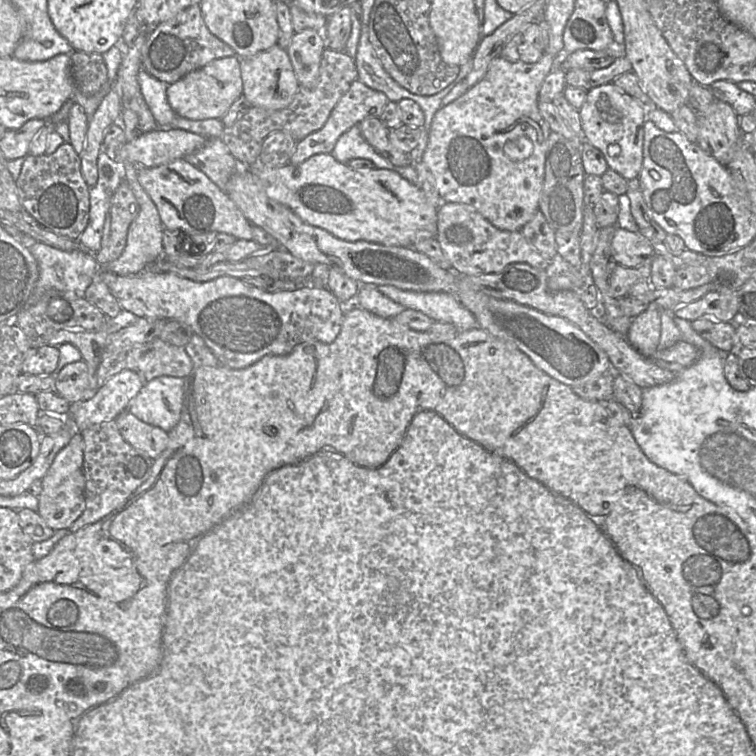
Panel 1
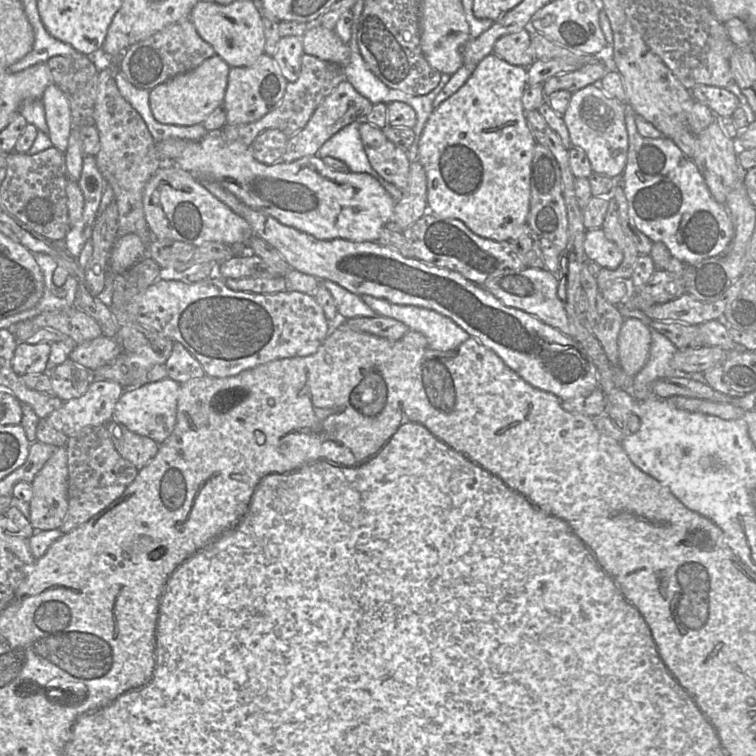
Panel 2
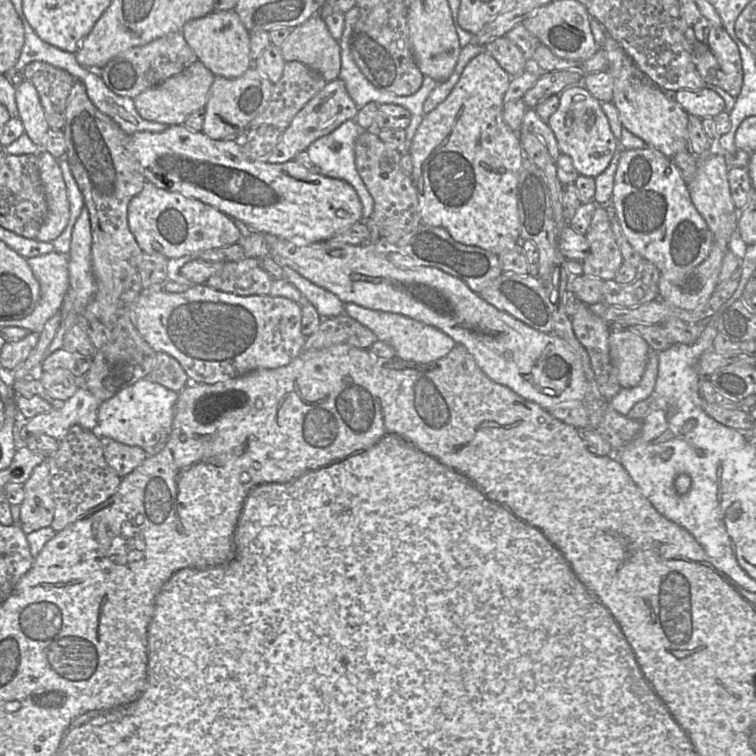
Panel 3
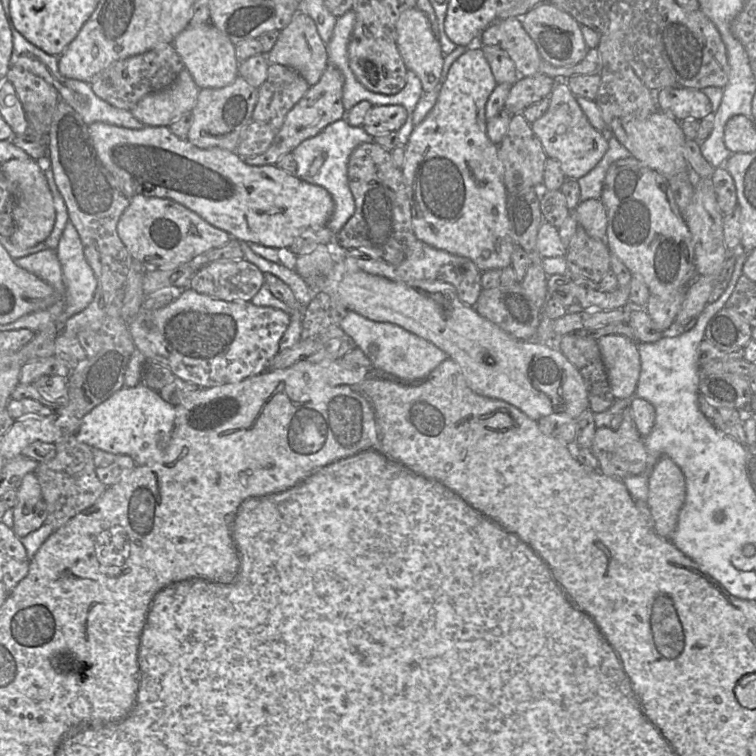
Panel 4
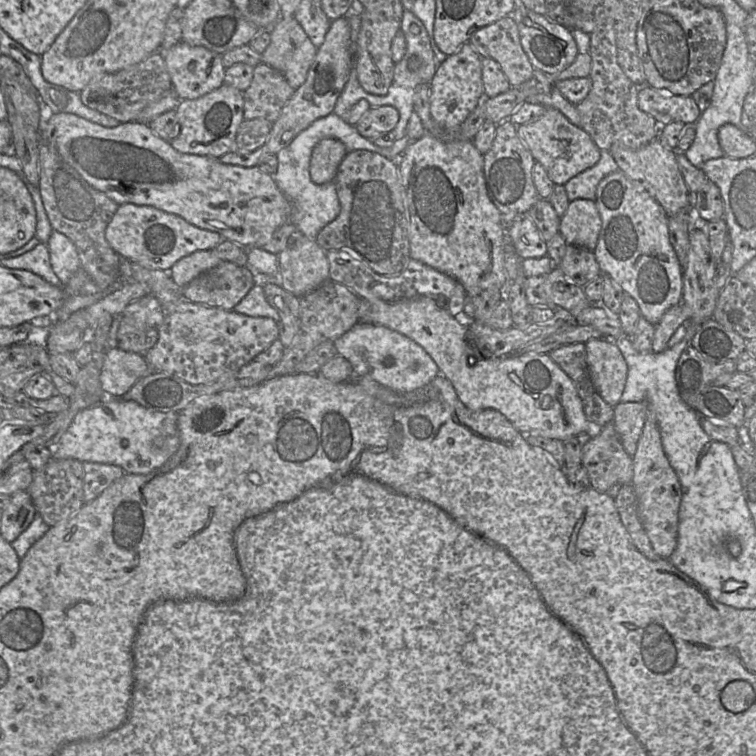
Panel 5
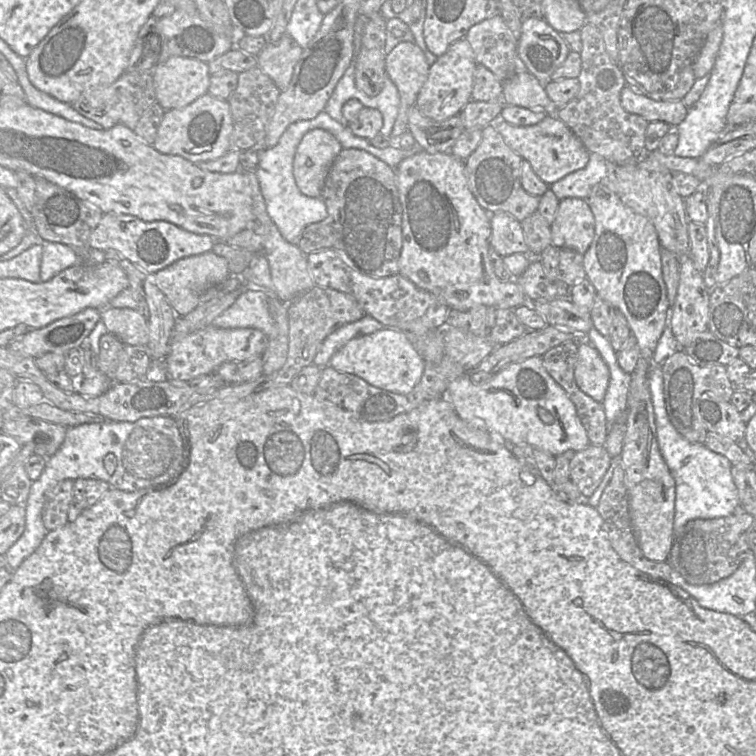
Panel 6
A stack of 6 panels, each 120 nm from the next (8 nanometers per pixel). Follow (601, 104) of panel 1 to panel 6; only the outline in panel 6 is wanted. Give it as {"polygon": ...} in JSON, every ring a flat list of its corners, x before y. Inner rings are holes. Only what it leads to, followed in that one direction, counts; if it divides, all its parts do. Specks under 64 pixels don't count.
{"polygon":[[548,115,539,123,529,126,514,126,501,117,489,125,495,126,506,144,524,161,528,161,534,172,548,185,569,173,584,168,589,161,591,153,573,131,555,115]]}

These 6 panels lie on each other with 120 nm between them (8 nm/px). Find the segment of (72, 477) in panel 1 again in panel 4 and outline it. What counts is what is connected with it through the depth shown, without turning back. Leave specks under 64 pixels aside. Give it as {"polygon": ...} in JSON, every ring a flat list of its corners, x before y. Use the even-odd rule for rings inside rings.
{"polygon":[[34,472,27,473,16,490,17,502,13,507,13,531,20,538,35,531,46,520,46,504,41,494,41,488]]}

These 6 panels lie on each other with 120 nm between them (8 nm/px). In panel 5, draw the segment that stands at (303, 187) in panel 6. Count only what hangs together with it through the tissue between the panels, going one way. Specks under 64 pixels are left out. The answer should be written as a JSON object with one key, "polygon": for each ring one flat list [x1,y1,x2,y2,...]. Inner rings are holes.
{"polygon":[[324,138,312,150,309,174,313,183,334,181,339,165,347,154,345,145,335,138]]}

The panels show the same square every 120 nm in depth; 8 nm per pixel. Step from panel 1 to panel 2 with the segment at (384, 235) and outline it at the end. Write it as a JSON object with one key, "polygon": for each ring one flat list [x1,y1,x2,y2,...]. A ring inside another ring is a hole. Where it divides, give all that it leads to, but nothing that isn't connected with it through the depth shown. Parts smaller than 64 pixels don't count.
{"polygon":[[221,130,209,131,201,140,190,143,173,164,201,182,217,183,246,206,266,213,280,223,312,235,319,240,345,239,354,242,376,242,390,221,395,201,384,186,368,173,340,172,324,164,323,158,305,156,294,162,262,164,245,146,229,146]]}

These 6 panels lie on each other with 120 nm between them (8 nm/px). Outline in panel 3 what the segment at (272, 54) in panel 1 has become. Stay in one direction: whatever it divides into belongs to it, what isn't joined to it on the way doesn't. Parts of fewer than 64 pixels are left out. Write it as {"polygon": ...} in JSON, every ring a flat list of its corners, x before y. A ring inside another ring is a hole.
{"polygon":[[253,66,239,78,227,79,216,76,203,108,202,133,213,140,236,140,247,125,266,109,273,85]]}

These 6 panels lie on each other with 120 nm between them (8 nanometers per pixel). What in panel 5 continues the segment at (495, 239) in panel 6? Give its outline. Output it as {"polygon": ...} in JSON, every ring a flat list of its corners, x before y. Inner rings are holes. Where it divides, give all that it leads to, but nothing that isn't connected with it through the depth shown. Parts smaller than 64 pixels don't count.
{"polygon":[[528,216,515,218,507,228,506,235,521,259,547,256,547,242]]}

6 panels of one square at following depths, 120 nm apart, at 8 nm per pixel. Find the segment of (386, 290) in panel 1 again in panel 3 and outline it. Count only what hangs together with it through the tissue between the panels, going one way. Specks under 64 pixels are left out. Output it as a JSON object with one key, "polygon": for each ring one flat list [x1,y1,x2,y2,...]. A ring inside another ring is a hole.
{"polygon":[[348,303,345,304,344,315,369,328,378,341,390,345,396,357,405,361,418,364,432,363,446,356,457,346,456,342,441,330,401,314,371,310,355,303]]}

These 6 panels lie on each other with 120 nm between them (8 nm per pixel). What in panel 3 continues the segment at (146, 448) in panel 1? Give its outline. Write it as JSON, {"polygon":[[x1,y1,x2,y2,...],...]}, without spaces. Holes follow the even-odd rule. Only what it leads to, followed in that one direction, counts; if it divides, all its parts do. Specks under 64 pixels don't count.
{"polygon":[[102,437,100,441,105,461,121,478,148,457,141,447,125,445,108,437]]}

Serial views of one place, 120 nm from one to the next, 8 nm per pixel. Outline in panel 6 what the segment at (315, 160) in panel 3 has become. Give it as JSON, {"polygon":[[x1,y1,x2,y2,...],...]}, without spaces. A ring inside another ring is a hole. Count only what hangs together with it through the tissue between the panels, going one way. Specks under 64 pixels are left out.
{"polygon":[[325,111,320,112,311,120,297,121,290,124,274,147,258,152,258,165,254,171,254,175,258,181,269,217,279,230,281,236,292,244,298,243,301,233,306,226,320,222,327,217,327,209,321,197,311,198,302,194,293,176,293,160,296,149,303,136,313,129,326,130,337,138,343,149,354,148,364,150,394,169,396,169,404,159,423,150,417,144,411,149,401,149,394,145,390,145,386,148,377,148,373,146,369,140,355,136,347,124,337,122]]}

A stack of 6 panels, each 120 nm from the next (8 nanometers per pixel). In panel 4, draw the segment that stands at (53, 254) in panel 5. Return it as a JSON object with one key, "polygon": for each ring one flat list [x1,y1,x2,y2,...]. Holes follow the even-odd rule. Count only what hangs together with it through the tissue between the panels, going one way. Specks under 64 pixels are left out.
{"polygon":[[69,220,61,233,55,252,65,285,64,308,55,322,58,336,66,321,92,301,97,280,85,259,77,230]]}

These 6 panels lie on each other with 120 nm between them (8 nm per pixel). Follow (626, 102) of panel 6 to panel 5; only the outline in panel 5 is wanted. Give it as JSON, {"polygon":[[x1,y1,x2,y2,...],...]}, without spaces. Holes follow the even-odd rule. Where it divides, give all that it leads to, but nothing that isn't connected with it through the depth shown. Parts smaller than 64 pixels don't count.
{"polygon":[[640,86,638,106,660,125,671,122,695,123,702,113,691,96,673,95,650,86]]}

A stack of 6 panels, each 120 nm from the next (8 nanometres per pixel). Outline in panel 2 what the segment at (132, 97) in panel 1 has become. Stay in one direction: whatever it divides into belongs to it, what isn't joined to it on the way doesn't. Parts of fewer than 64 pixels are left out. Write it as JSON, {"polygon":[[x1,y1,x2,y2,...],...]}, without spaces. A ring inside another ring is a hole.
{"polygon":[[118,58,98,75,93,114,88,121,95,126,100,138,100,149,94,157,100,173,113,189,114,201,119,211,117,237,136,234,148,246,154,238,145,219,142,195,148,180,162,167,162,161,146,123,121,96,115,80,117,73]]}

